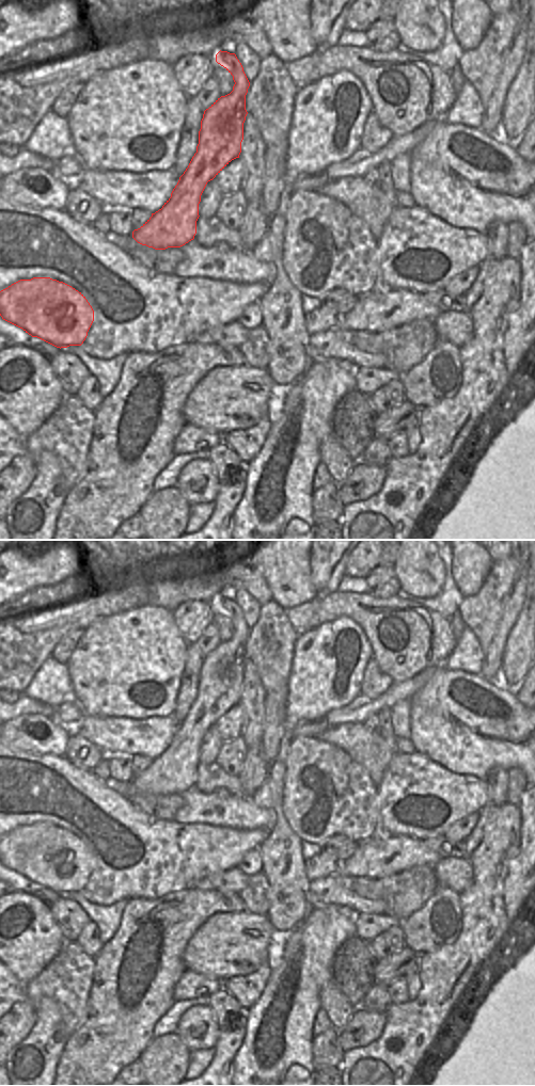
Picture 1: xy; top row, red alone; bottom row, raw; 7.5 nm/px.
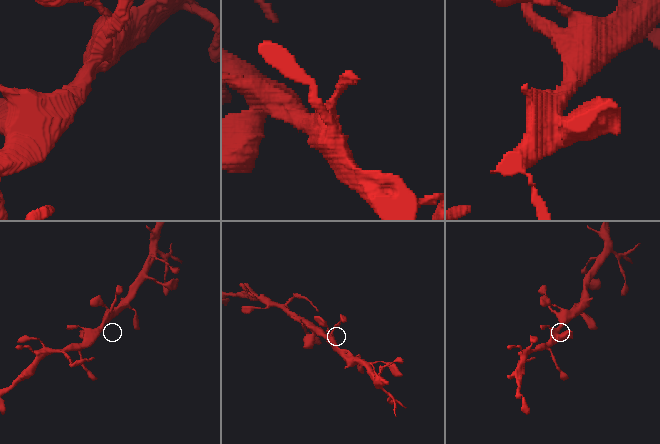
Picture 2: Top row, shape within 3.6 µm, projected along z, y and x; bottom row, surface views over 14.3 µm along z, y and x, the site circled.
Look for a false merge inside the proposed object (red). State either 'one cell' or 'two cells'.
one cell

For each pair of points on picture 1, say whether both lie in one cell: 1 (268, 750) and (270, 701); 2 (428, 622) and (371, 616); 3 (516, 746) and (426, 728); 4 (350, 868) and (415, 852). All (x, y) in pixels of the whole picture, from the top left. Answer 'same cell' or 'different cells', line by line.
1: same cell
2: same cell
3: same cell
4: same cell

